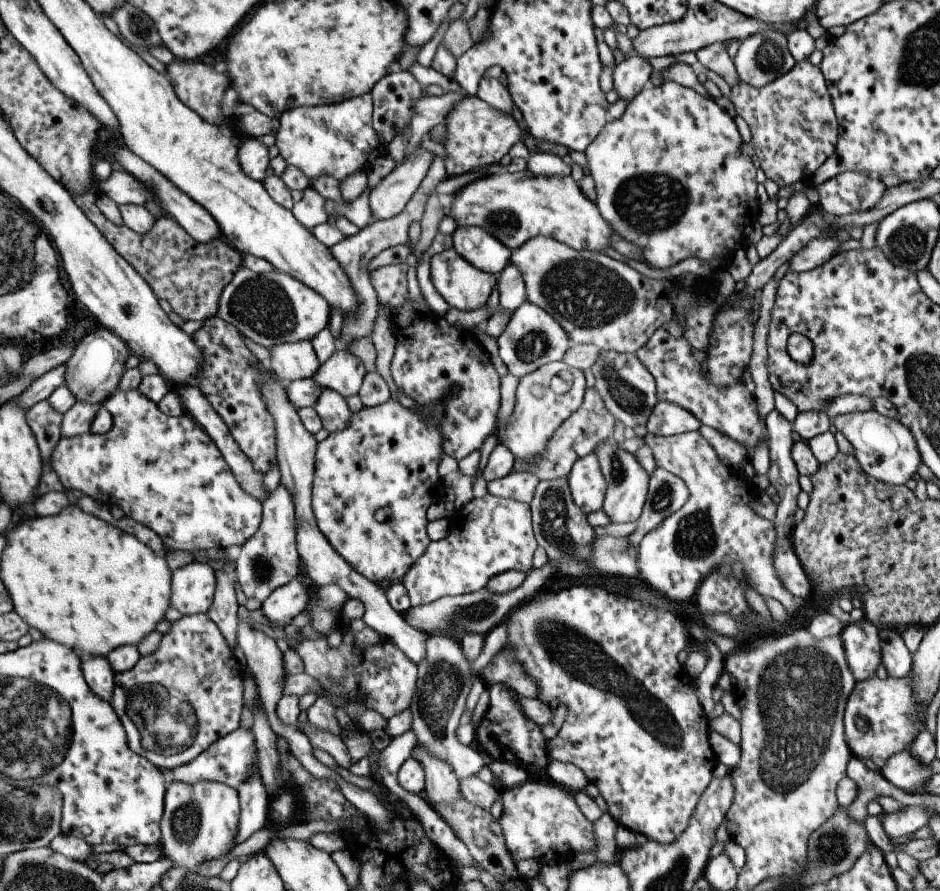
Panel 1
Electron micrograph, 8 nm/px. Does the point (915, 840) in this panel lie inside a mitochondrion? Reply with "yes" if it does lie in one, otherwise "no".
no

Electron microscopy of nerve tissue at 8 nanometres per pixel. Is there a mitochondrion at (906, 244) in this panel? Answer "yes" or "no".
yes

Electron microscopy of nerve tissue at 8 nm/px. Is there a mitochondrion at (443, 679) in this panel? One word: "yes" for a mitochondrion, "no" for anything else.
yes

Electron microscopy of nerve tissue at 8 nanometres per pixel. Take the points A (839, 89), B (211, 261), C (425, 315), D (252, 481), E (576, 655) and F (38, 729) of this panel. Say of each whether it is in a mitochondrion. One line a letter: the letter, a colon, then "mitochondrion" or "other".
A: other
B: other
C: other
D: mitochondrion
E: mitochondrion
F: mitochondrion

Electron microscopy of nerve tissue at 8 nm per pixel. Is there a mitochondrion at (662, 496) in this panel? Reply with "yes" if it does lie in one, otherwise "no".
yes

